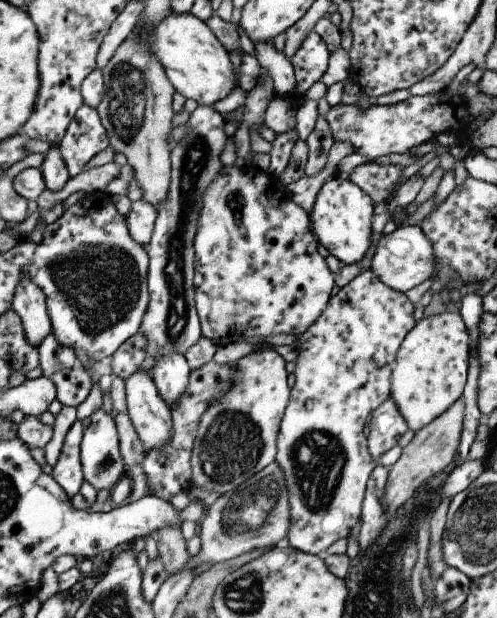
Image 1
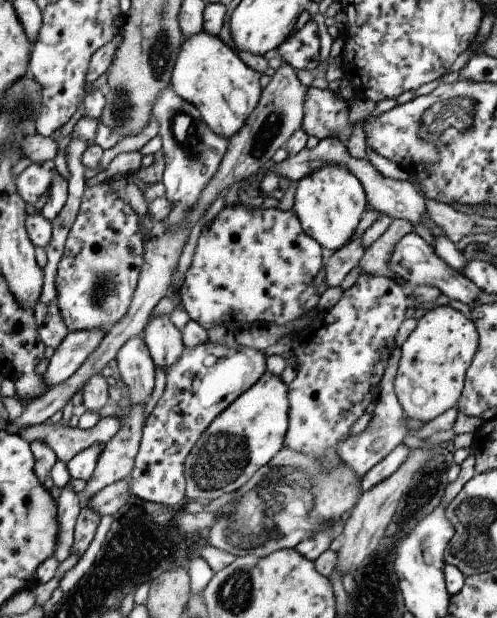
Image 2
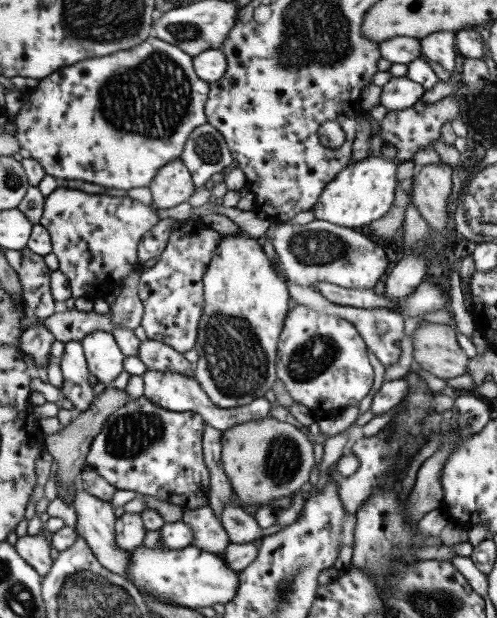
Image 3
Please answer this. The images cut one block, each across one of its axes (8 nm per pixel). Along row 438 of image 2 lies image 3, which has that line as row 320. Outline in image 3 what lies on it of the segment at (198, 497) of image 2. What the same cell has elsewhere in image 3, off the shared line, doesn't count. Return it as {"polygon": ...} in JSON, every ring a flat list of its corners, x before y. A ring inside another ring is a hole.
{"polygon":[[241,231,238,236,228,234,222,238,220,246,216,246,208,270,204,272,204,310,194,348,199,356,195,378,216,406,234,408,250,404,262,398,277,380,277,342,292,300,285,282,286,279,272,270,263,247,246,232]]}

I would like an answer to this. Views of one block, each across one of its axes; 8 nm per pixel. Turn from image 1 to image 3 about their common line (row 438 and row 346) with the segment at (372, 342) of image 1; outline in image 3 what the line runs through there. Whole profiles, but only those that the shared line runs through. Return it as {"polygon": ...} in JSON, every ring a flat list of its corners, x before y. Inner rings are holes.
{"polygon":[[297,305,286,315,277,342,277,378,285,384,294,403,307,406,313,416,341,415,372,388,375,375,366,349,366,343,351,322]]}

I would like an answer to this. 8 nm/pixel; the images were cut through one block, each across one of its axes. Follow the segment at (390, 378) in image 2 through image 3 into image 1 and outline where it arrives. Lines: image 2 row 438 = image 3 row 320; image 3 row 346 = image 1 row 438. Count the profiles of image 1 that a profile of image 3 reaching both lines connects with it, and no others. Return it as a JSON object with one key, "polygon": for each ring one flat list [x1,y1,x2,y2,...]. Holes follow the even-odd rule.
{"polygon":[[392,396,372,411,372,421,369,425,371,432,367,441,369,451,376,462,379,462,382,454,398,445,400,437,409,429]]}

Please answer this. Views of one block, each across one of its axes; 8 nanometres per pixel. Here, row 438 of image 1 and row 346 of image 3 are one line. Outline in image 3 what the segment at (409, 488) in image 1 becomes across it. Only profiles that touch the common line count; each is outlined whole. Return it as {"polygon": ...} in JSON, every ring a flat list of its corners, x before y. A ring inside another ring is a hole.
{"polygon":[[427,323,412,334,414,363,440,379,468,374,469,358,458,344,452,326]]}

